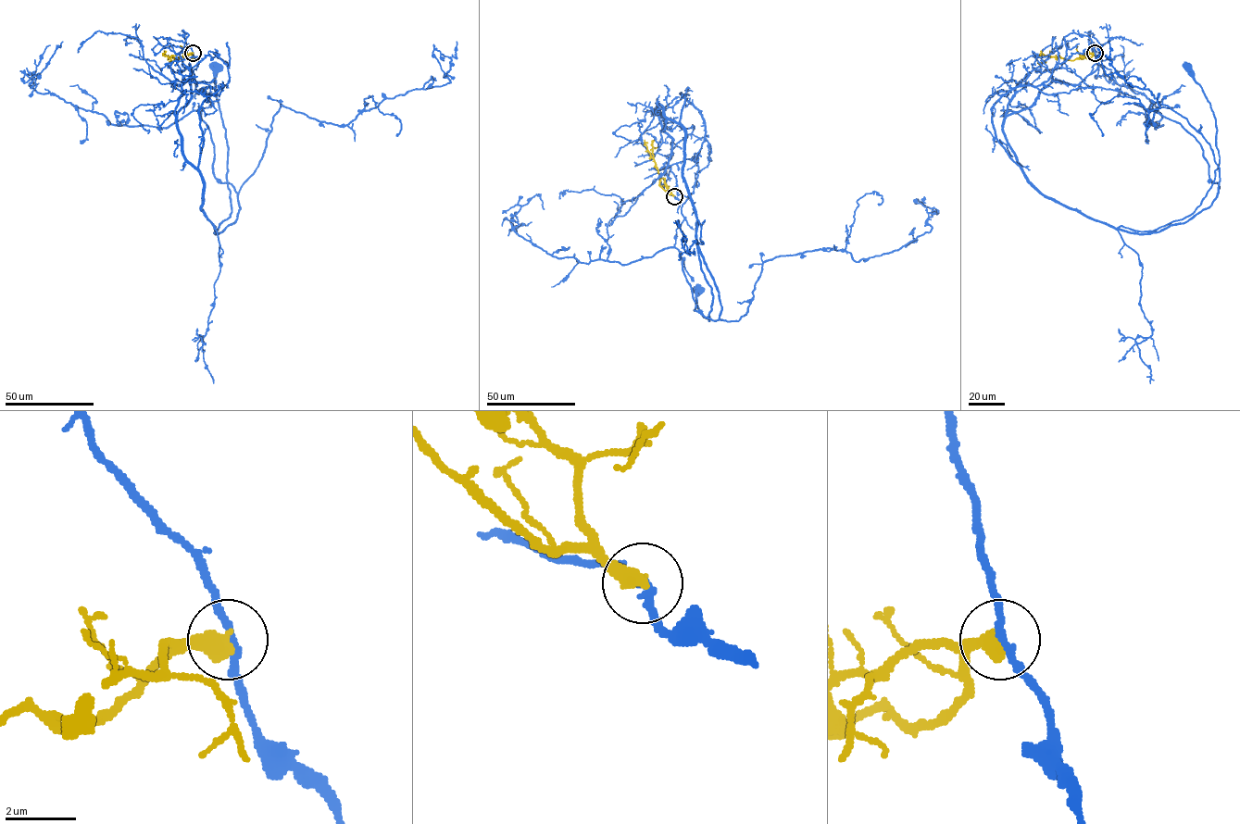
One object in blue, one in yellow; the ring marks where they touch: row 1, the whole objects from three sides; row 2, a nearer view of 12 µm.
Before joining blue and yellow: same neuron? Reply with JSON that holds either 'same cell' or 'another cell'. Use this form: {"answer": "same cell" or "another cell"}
{"answer": "another cell"}

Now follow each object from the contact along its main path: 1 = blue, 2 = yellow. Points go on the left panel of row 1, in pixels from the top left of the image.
1: (193, 53), (187, 32), (180, 56), (190, 100), (178, 131), (215, 231), (231, 212), (217, 68)
2: (193, 53), (177, 60), (163, 55), (165, 50)

